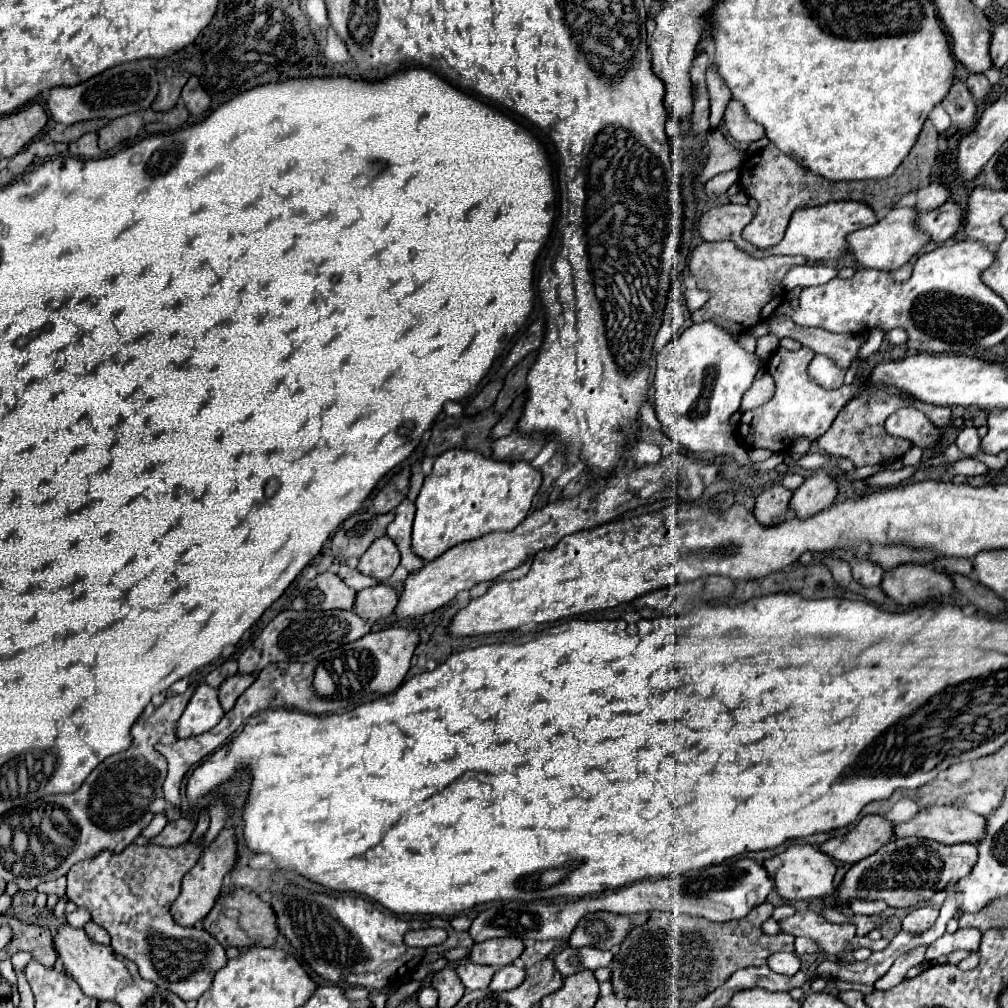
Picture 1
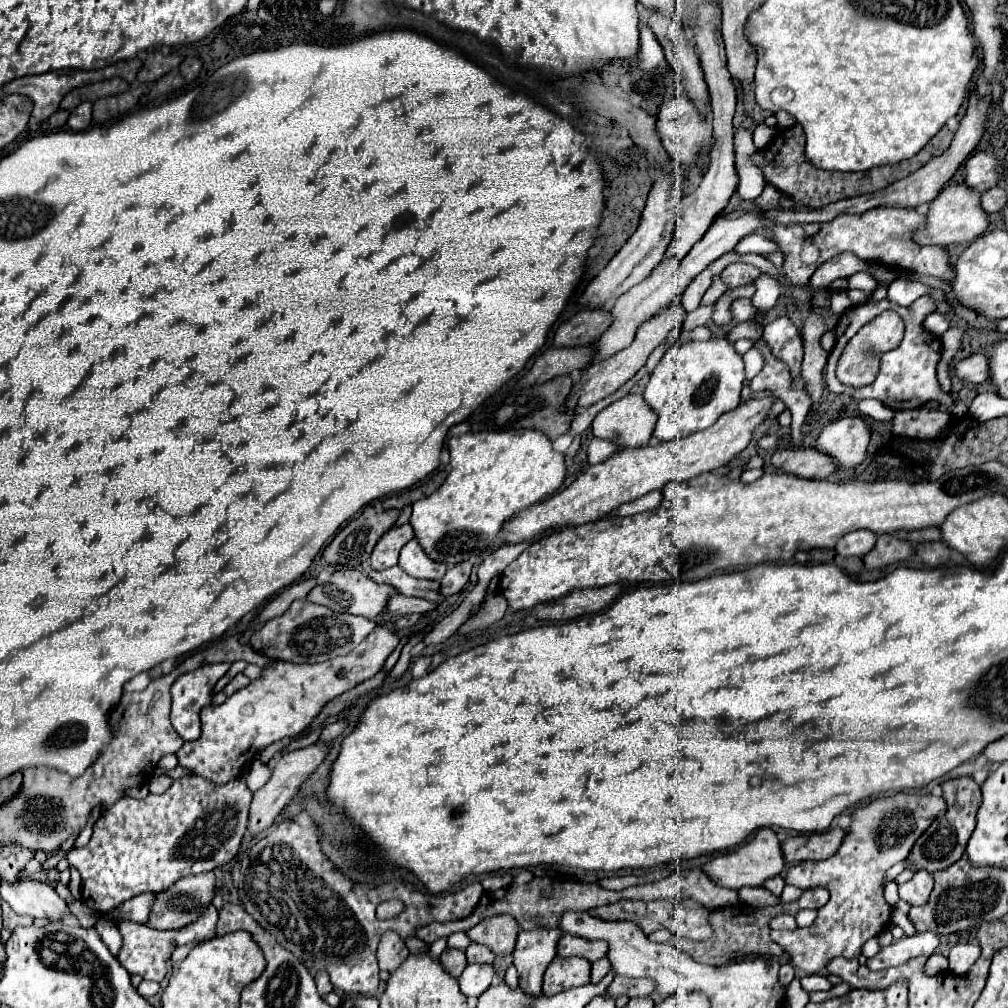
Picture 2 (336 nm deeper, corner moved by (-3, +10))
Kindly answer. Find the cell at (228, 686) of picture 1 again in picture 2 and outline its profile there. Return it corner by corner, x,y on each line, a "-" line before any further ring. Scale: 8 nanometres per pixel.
237,674
219,694
215,694
213,696
213,704
223,704
231,694
235,694
237,690
241,690
241,688
245,688
249,684
249,678
245,676
245,674

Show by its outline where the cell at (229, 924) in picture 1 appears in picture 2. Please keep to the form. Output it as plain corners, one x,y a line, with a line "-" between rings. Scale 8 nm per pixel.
211,872
201,876
187,876
155,894
147,926
155,930
179,930
195,922
203,908
211,904
215,894
215,876

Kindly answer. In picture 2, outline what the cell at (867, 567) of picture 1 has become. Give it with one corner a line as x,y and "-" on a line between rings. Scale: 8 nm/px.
855,530
845,534
843,538
839,538
835,550
841,556
863,556
867,554
867,550
871,550
871,546
875,546
877,536
871,530

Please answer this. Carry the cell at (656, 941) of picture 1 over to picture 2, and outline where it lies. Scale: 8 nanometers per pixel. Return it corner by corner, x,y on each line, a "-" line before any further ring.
809,888
801,894
799,900
791,902
791,904
779,904
779,906
763,906
763,908
755,908
751,904
739,902
733,906
725,906
725,908
717,908
709,914
709,924
713,928
713,936
709,940
687,940
681,936
671,936
671,942
685,954
689,954
695,962
701,964
709,964
709,966
723,966
731,960
735,960
737,956
781,956
783,948
779,944
773,944
769,940
769,920
773,916
777,916
779,912
789,912
789,914
797,914
797,910
801,908
821,908
825,902
829,900
829,892
825,888

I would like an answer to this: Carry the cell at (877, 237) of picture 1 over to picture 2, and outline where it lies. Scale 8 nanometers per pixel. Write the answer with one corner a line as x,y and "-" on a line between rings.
955,184
941,190
941,194
931,202
929,214
927,214
927,226
923,230
915,232
915,242
919,244
967,244
985,234
989,226
989,216
981,208
981,194
967,184

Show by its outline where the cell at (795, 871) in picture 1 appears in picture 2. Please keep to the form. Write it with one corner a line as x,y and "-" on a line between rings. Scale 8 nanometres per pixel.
763,828
759,830
753,840
749,840
747,844
743,844
741,848
737,848
735,852
731,854
725,854
725,856
717,856
709,862
705,862
701,866
701,870
709,876
709,878
715,878
713,882
719,884
719,886
725,886
725,888
733,888
733,890
739,890
743,886
761,886
767,878
771,876
777,876
785,866
785,860
783,860
783,854
779,850
779,840
775,836
773,830
769,828

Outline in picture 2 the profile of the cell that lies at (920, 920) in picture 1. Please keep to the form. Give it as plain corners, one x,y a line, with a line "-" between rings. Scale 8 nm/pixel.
917,870
917,874
909,882
899,884
901,900
909,902
911,906
921,906
923,902
927,902
931,890
933,890
933,876
927,870

